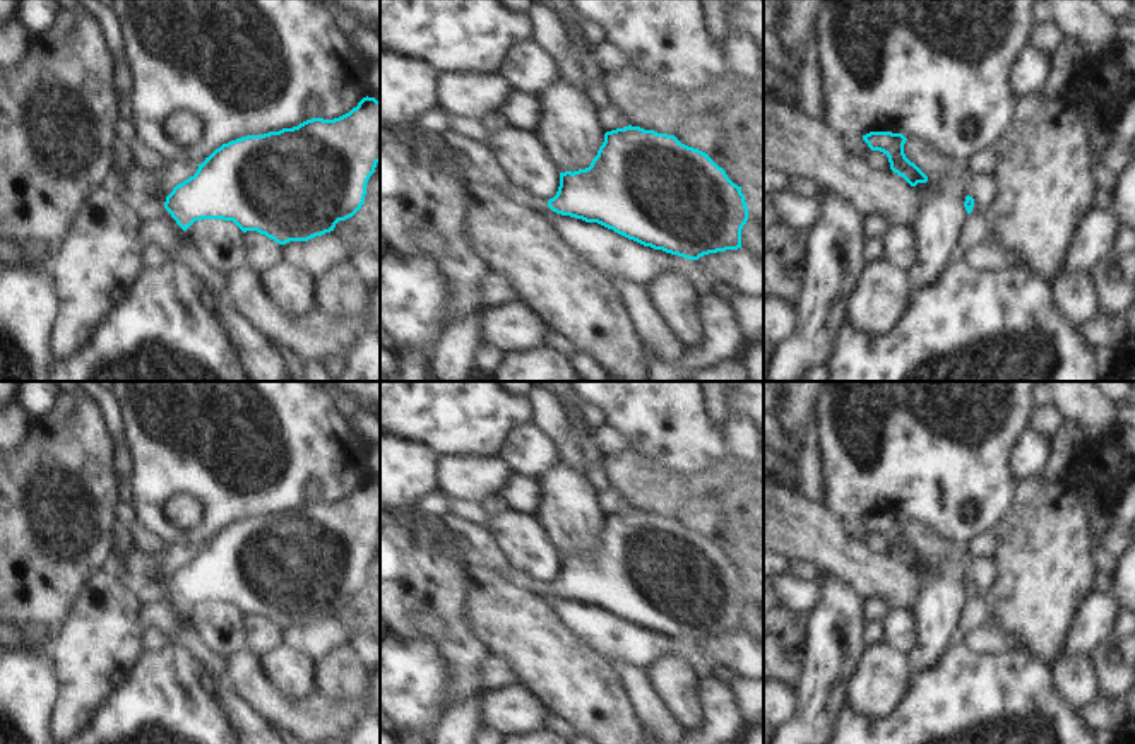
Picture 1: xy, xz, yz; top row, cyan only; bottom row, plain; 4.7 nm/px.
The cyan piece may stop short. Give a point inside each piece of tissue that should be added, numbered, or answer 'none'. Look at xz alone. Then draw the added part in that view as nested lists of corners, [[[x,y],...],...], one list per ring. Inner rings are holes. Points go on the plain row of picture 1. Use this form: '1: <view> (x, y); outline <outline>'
1: xz (514, 577); outline [[[508,568],[507,571],[507,580],[508,583],[519,587],[519,588],[526,588],[539,597],[546,597],[546,595],[551,595],[551,592],[548,590],[548,583],[544,582],[534,582],[531,580],[529,576],[526,576],[524,573],[514,570],[514,568]]]

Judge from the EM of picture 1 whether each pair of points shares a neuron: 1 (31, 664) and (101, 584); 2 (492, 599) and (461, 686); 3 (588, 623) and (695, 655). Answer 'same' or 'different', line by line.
1: different
2: different
3: same

